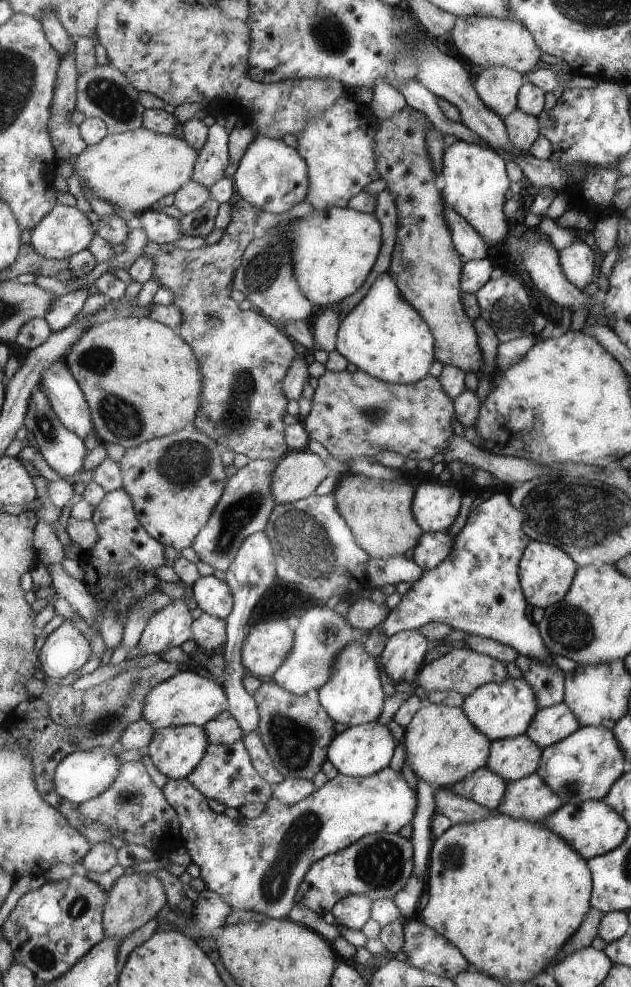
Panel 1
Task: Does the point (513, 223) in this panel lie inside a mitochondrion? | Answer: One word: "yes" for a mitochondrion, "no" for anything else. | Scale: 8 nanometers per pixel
no

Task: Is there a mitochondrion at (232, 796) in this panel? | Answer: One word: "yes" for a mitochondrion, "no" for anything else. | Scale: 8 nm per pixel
no

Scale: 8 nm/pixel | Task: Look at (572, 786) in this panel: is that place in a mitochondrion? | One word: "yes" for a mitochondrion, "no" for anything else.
yes

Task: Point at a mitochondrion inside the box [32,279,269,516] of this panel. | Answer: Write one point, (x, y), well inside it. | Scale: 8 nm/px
(185, 461)

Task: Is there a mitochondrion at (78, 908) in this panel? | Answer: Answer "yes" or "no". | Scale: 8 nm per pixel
yes

